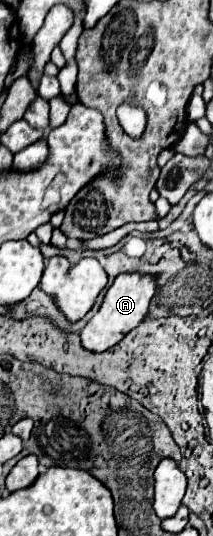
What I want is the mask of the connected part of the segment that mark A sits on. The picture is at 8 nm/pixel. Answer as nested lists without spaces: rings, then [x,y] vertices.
[[[137,272],[117,276],[115,282],[111,284],[111,288],[107,290],[105,300],[103,300],[101,308],[97,310],[97,314],[79,332],[81,346],[85,346],[85,350],[89,350],[89,352],[105,352],[111,346],[115,346],[117,342],[121,342],[125,338],[125,334],[131,332],[135,326],[139,326],[143,322],[143,318],[147,316],[149,302],[155,296],[155,282],[157,282],[157,276],[137,274]]]

